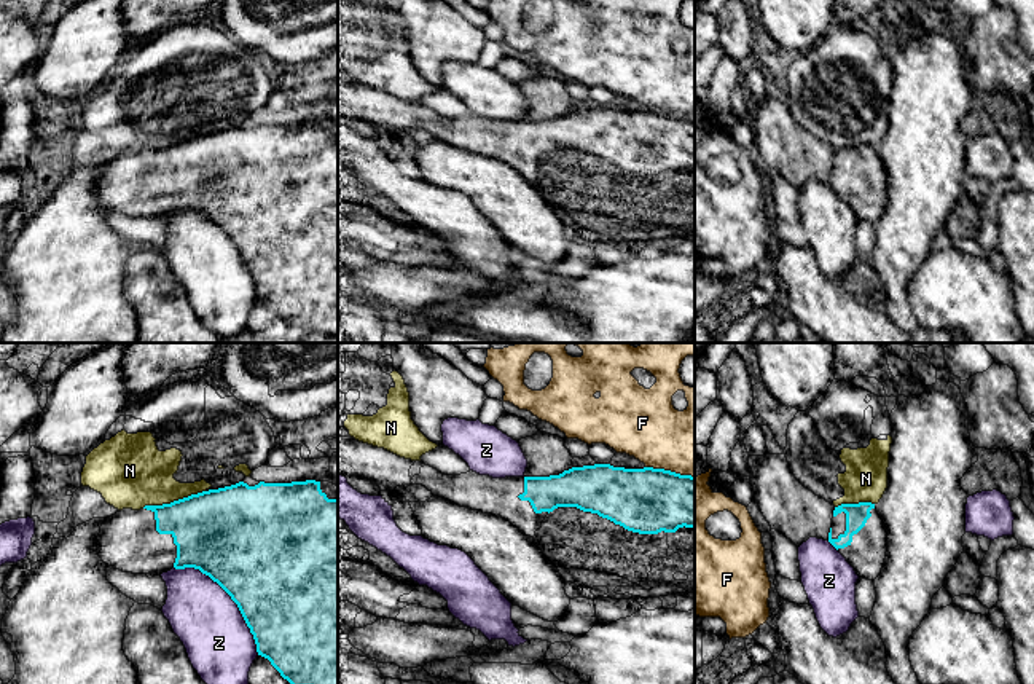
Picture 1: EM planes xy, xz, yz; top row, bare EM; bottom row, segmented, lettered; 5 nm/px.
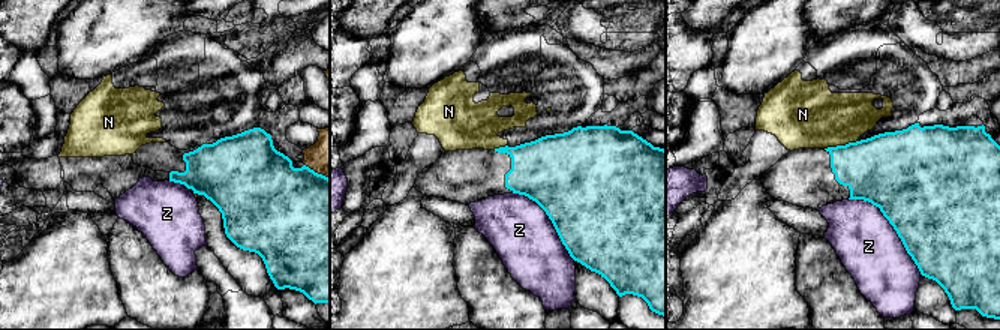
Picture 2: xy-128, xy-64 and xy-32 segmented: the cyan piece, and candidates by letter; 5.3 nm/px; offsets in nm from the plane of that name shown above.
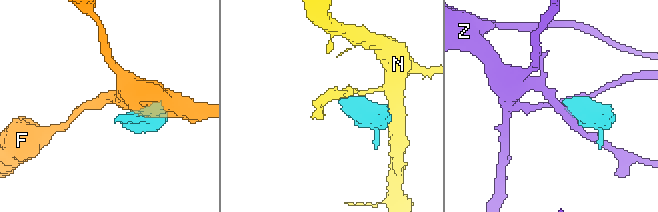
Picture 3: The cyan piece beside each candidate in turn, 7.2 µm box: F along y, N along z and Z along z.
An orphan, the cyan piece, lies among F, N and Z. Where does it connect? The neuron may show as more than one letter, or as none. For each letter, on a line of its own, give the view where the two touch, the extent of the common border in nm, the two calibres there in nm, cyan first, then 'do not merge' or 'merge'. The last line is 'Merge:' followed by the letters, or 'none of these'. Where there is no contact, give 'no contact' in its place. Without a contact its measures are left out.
F: contact in xz; length 260 nm; calibres 340 and 340 nm; do not merge
N: contact in xy; length 340 nm; calibres 400 and 340 nm; do not merge
Z: contact in xy; length 600 nm; calibres 500 and 340 nm; do not merge
Merge: none of these

